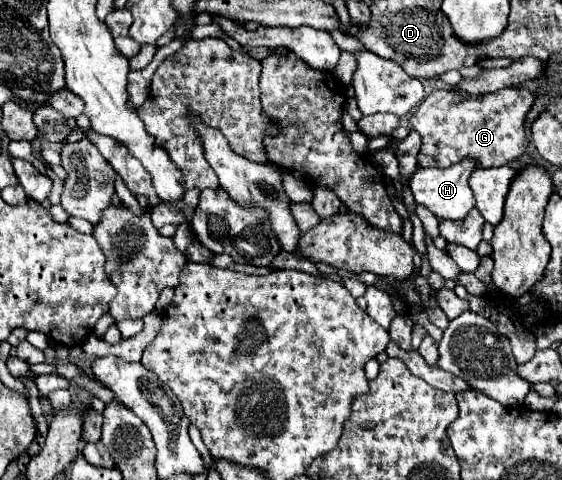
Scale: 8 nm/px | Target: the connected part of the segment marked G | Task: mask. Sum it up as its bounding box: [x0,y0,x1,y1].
[410,88,534,168]

